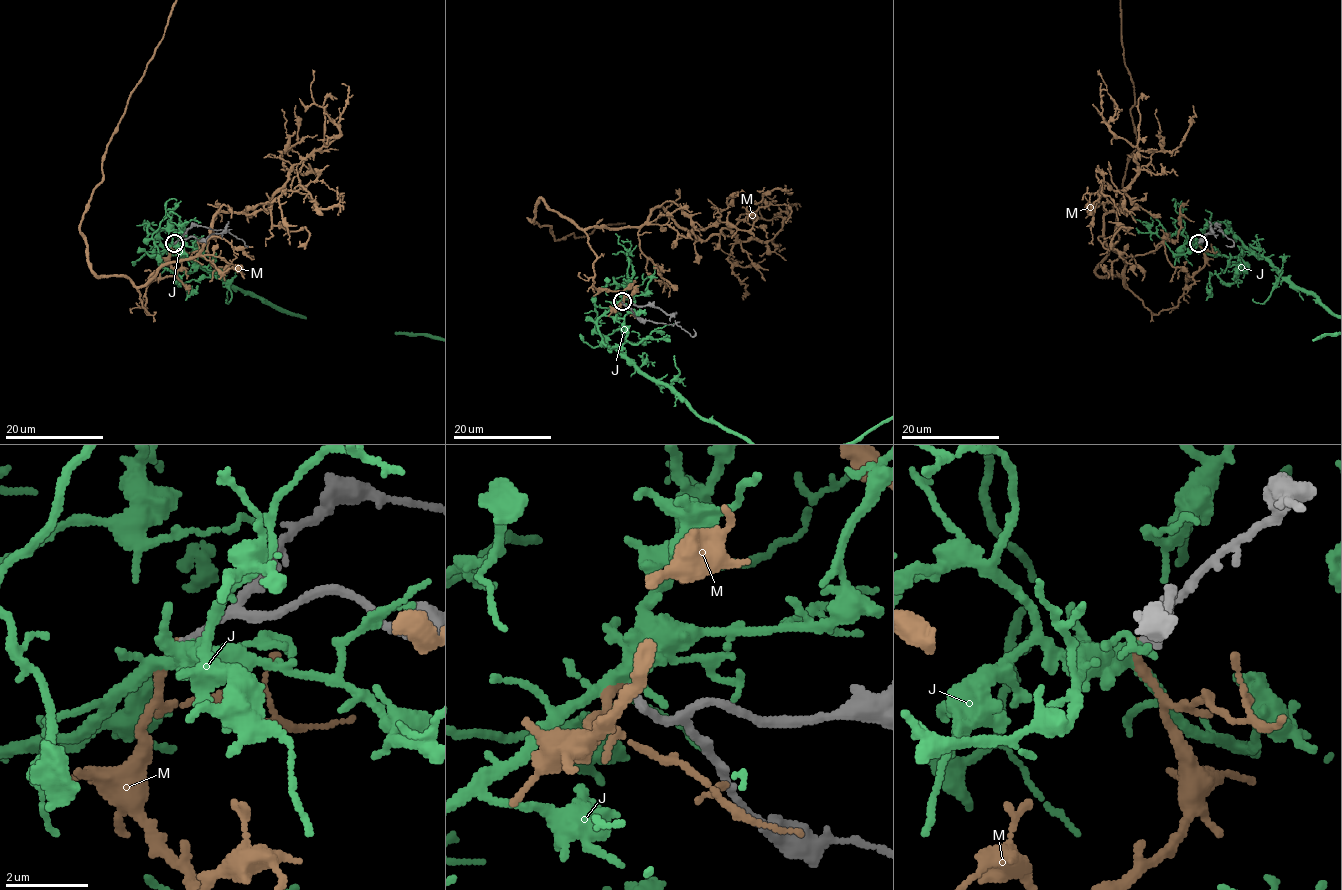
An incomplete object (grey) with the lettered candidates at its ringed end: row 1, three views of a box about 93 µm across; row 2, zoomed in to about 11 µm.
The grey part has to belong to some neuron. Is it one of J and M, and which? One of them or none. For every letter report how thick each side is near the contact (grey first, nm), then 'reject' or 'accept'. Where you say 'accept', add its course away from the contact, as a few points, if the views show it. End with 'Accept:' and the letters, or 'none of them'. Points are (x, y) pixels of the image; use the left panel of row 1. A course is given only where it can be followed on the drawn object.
J: calibres 220 and 320 nm; reject
M: calibres 220 and 260 nm; accept
Accept: M

